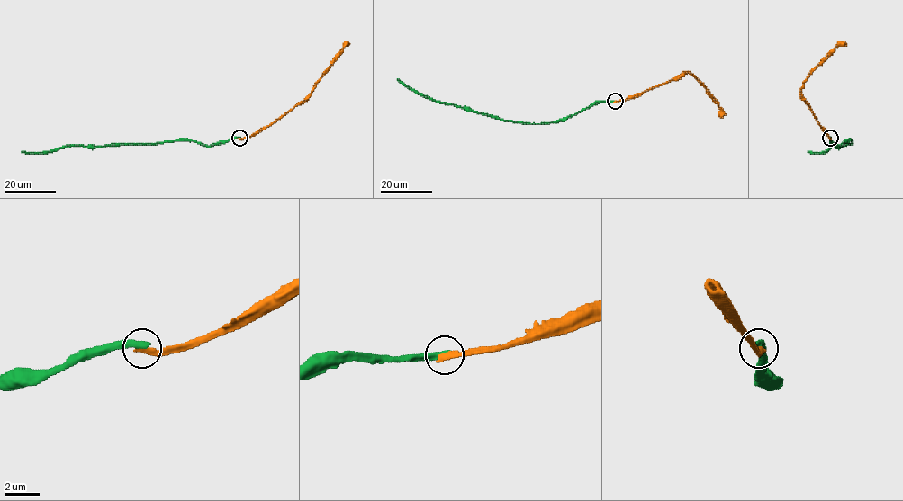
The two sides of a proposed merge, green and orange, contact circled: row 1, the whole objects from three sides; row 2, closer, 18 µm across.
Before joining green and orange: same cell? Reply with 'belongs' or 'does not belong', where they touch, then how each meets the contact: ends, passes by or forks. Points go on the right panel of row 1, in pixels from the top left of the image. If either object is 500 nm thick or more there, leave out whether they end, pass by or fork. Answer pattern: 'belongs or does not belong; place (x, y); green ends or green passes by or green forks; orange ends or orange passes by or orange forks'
does not belong; place (830, 138); green ends; orange ends

